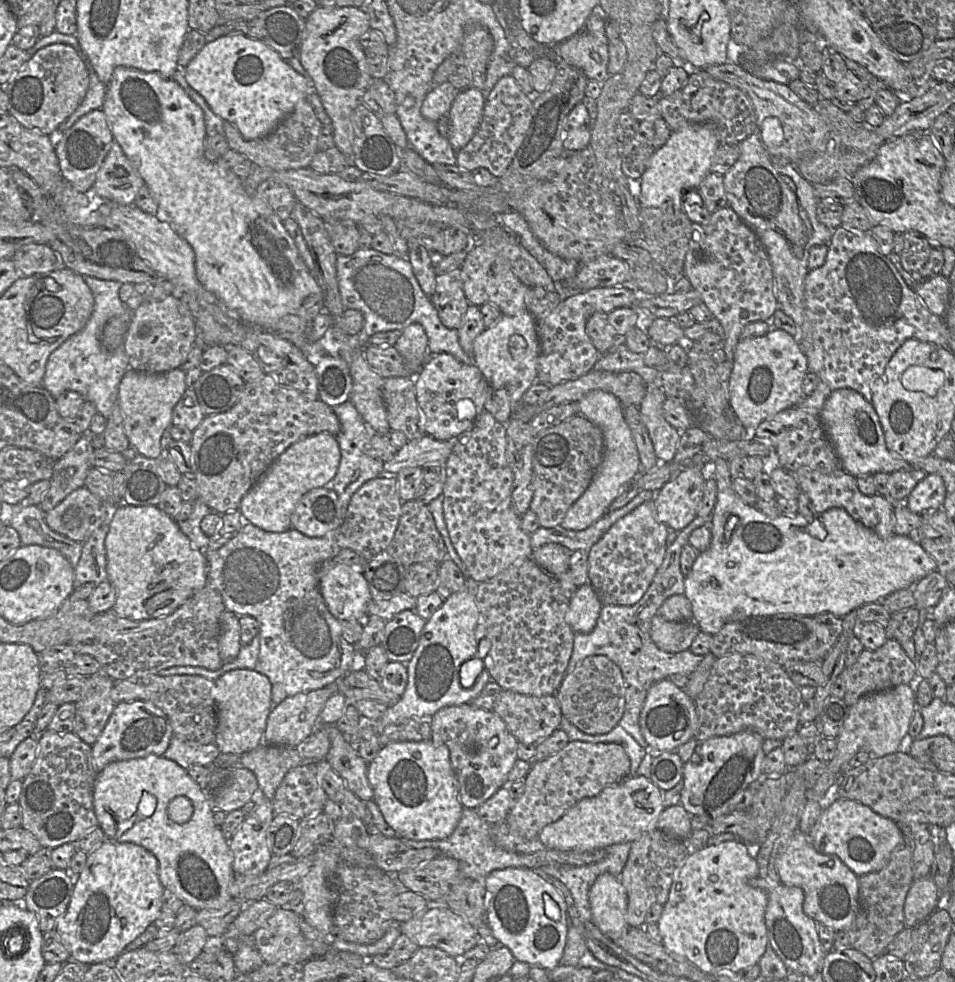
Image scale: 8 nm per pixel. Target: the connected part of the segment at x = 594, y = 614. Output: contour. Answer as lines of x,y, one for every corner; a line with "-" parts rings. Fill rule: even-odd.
586,583
571,597
565,620
574,633
589,633
596,626
602,606
592,586

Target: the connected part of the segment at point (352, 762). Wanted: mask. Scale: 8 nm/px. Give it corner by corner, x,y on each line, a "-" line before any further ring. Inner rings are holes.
336,725
321,727
326,728
331,742
326,760
358,798
365,802
372,800
374,792
367,777
368,763

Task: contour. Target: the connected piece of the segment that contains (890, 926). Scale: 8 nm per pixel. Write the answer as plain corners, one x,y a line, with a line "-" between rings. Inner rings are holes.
900,844
880,870
858,877
858,909
846,930
850,945
869,959
874,959
888,946
904,926
904,902
913,882
913,849

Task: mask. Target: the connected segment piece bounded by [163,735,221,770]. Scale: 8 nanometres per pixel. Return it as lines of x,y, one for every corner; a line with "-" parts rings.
174,735
163,756
188,770
193,765
211,766
220,754
216,744
190,745
188,741

